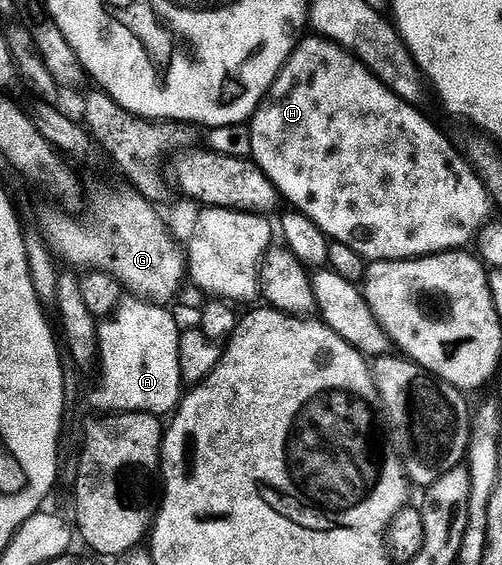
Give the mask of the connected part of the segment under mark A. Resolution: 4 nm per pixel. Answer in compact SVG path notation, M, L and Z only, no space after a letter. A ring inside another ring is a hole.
M124 296L116 305L113 314L97 325L97 357L102 372L102 388L95 390L90 398L98 412L144 412L152 415L171 415L183 397L184 381L180 364L179 340L181 327L163 305L151 304L139 297Z

